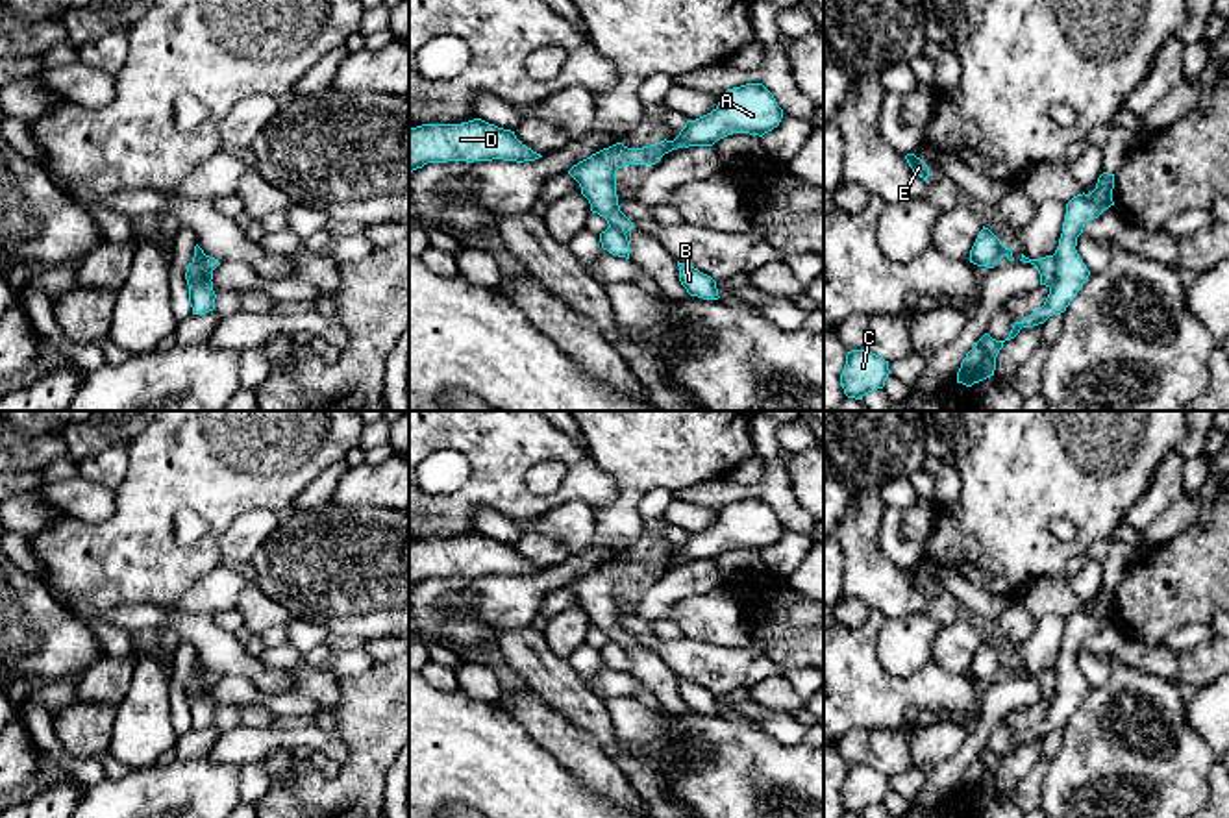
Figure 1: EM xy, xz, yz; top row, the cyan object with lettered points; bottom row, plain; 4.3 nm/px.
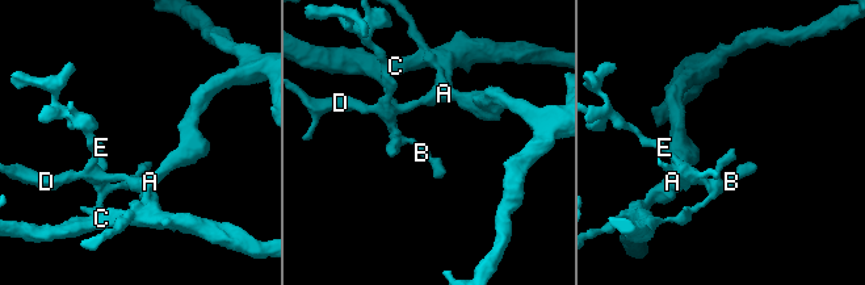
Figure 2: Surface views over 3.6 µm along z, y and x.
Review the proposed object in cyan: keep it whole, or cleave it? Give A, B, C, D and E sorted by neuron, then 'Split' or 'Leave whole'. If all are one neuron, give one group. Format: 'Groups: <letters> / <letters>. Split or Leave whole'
Groups: A D E / B C. Split

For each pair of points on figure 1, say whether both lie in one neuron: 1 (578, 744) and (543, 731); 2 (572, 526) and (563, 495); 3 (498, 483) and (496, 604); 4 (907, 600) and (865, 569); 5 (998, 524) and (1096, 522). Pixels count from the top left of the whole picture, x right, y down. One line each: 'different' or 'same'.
1: same
2: different
3: different
4: same
5: same

